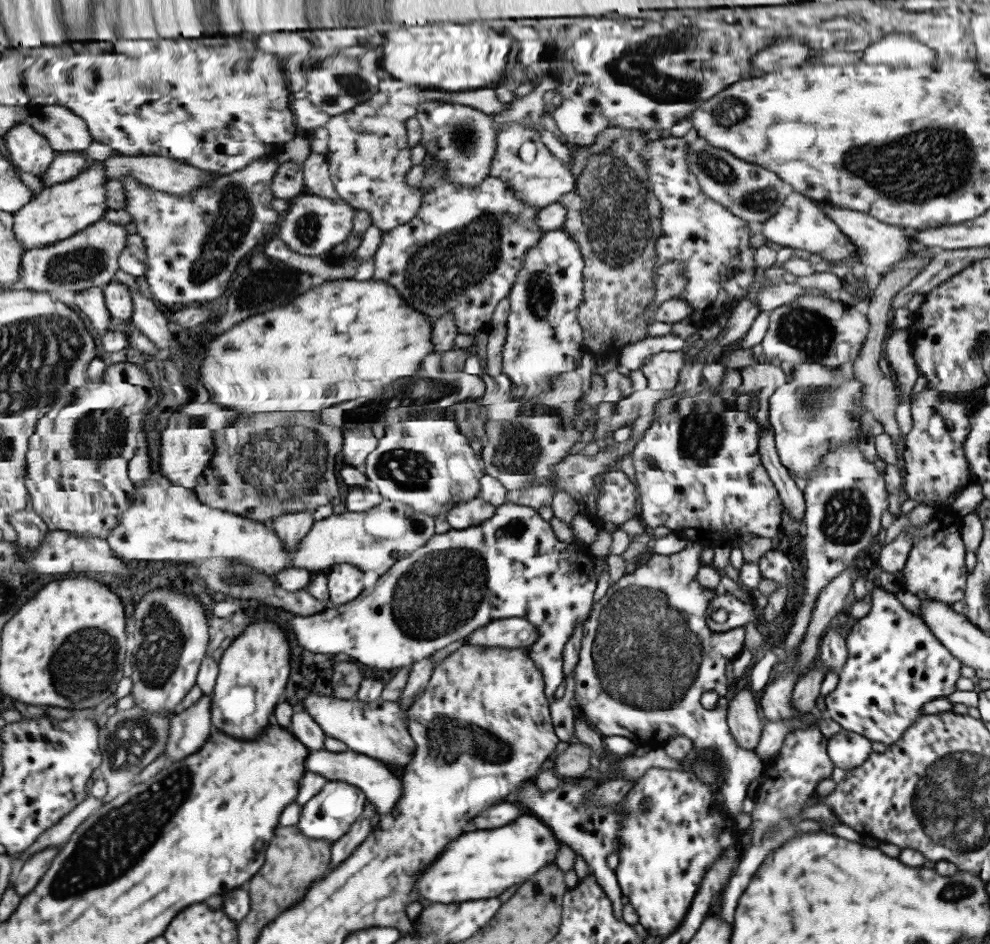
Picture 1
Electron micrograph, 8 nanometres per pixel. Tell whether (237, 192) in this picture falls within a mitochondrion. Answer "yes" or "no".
yes

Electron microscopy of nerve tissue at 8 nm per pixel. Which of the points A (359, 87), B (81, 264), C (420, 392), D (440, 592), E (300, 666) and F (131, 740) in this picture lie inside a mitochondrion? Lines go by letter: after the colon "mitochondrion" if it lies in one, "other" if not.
A: mitochondrion
B: mitochondrion
C: mitochondrion
D: mitochondrion
E: other
F: mitochondrion

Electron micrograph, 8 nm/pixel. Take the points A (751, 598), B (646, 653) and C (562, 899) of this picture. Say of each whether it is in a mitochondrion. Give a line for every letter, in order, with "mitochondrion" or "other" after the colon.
A: other
B: mitochondrion
C: other

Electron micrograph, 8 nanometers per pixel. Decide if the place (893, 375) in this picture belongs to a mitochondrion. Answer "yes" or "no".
no

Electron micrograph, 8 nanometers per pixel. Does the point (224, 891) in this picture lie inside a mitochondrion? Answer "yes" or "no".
no

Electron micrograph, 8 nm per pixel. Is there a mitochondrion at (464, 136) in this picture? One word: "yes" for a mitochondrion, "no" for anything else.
yes

